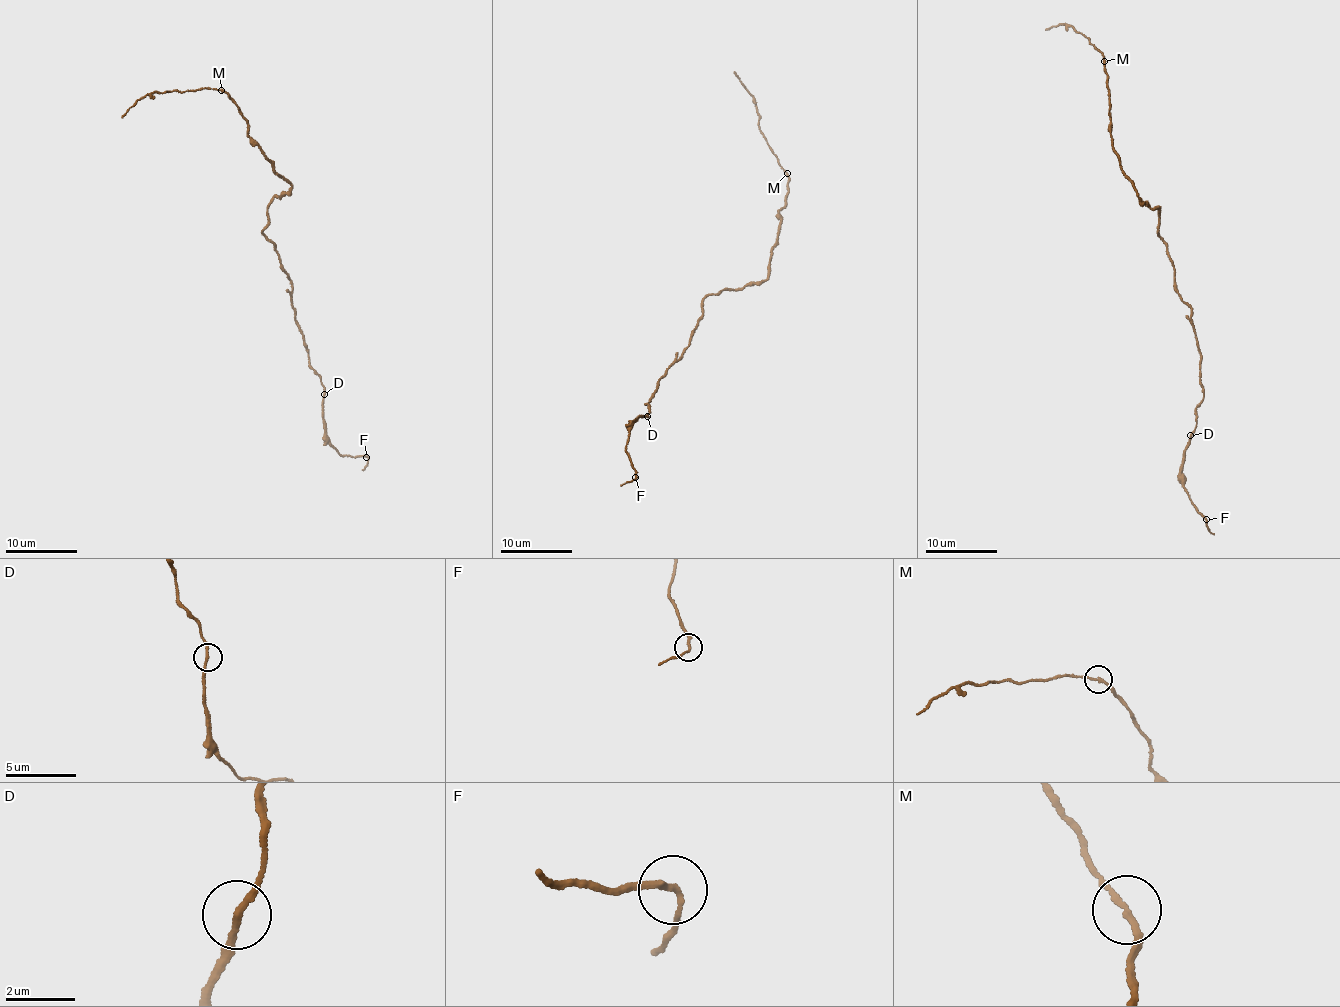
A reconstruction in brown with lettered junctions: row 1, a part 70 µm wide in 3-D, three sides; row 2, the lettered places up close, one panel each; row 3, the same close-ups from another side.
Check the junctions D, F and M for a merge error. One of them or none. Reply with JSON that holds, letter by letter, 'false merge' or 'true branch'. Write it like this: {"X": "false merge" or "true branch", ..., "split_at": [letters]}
{"D": "true branch", "F": "true branch", "M": "false merge", "split_at": ["M"]}

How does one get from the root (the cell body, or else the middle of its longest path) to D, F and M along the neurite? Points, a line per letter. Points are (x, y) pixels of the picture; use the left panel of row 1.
D: (264, 230), (265, 239), (277, 253), (280, 267), (291, 281), (294, 320), (324, 394)
F: (264, 230), (291, 281), (294, 320), (323, 387), (324, 440), (342, 455), (366, 457)
M: (264, 230), (267, 205), (291, 185), (274, 172), (274, 162), (247, 134), (247, 119), (221, 89)

